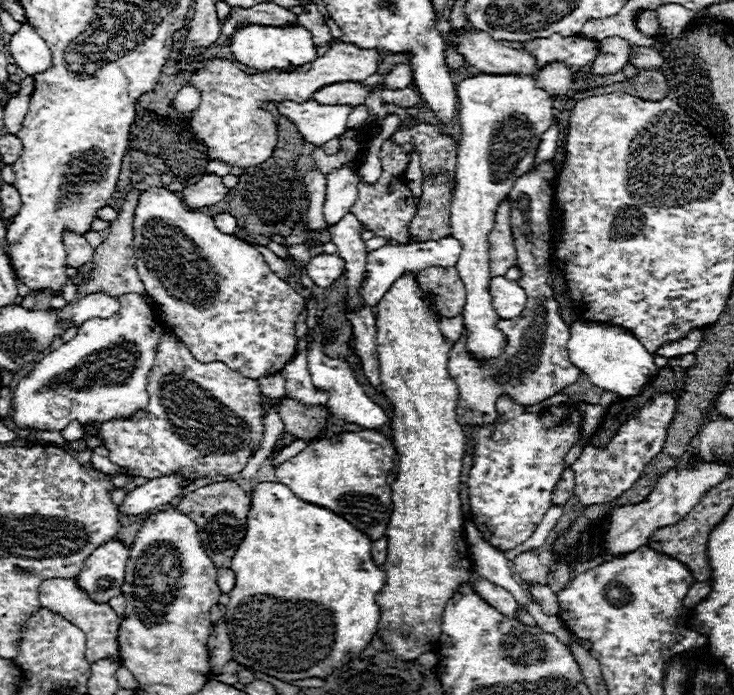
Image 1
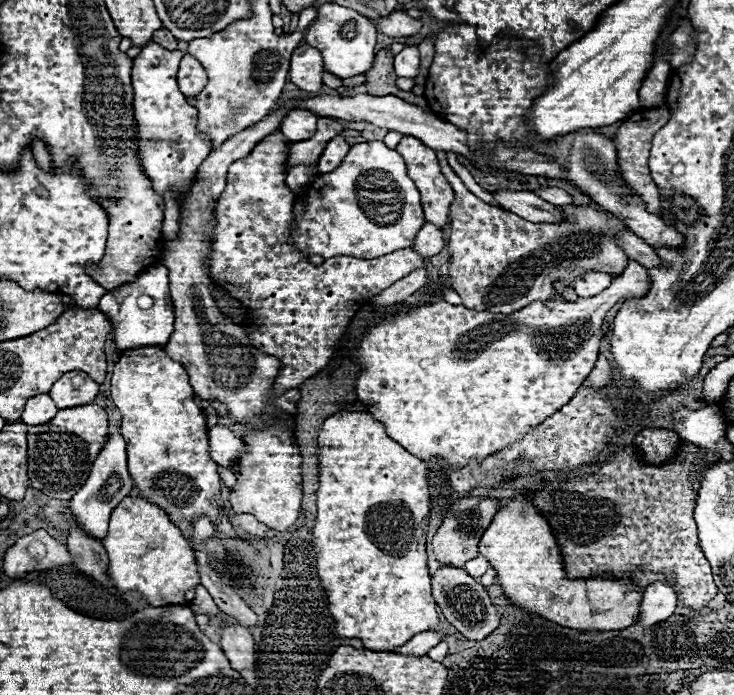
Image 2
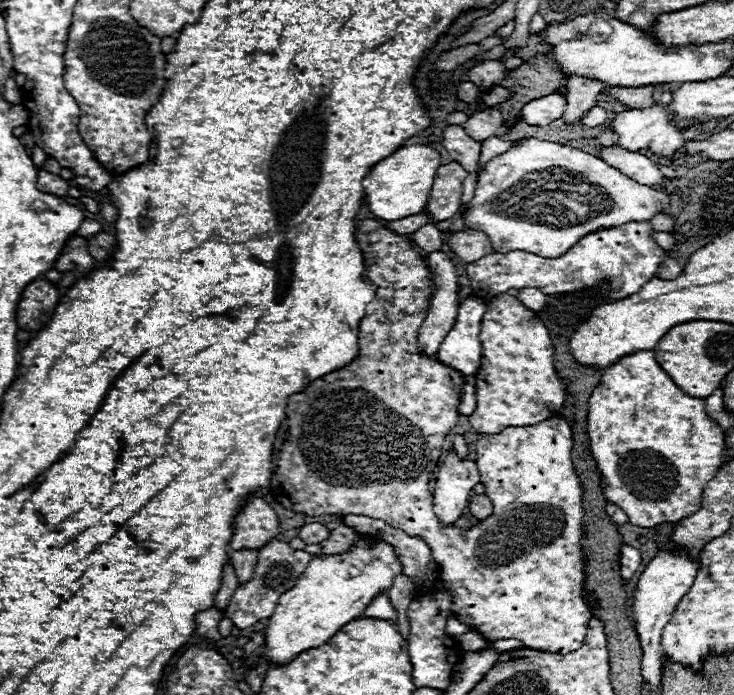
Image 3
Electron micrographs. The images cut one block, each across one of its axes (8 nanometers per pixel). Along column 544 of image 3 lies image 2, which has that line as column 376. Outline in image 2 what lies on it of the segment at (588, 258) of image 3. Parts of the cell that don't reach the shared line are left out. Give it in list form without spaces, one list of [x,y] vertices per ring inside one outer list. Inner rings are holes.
[[[274,132],[262,138],[244,160],[236,160],[234,164],[230,164],[226,190],[216,200],[216,208],[214,208],[216,226],[214,226],[214,236],[210,240],[214,252],[210,254],[210,260],[208,260],[212,280],[220,288],[224,288],[232,298],[242,302],[242,306],[252,316],[250,324],[262,326],[262,328],[246,328],[250,342],[262,352],[276,356],[282,364],[270,390],[272,392],[270,396],[274,398],[284,394],[286,390],[298,388],[306,378],[314,376],[318,370],[322,370],[328,364],[352,316],[368,298],[386,290],[388,286],[392,286],[394,282],[410,274],[416,266],[418,268],[424,266],[424,260],[412,248],[396,250],[392,254],[372,258],[372,260],[336,256],[336,258],[324,260],[324,264],[320,266],[310,264],[310,260],[302,252],[298,252],[290,240],[290,228],[294,224],[294,192],[286,186],[286,174],[288,174],[286,148],[290,148],[290,140],[286,140],[282,132]]]

